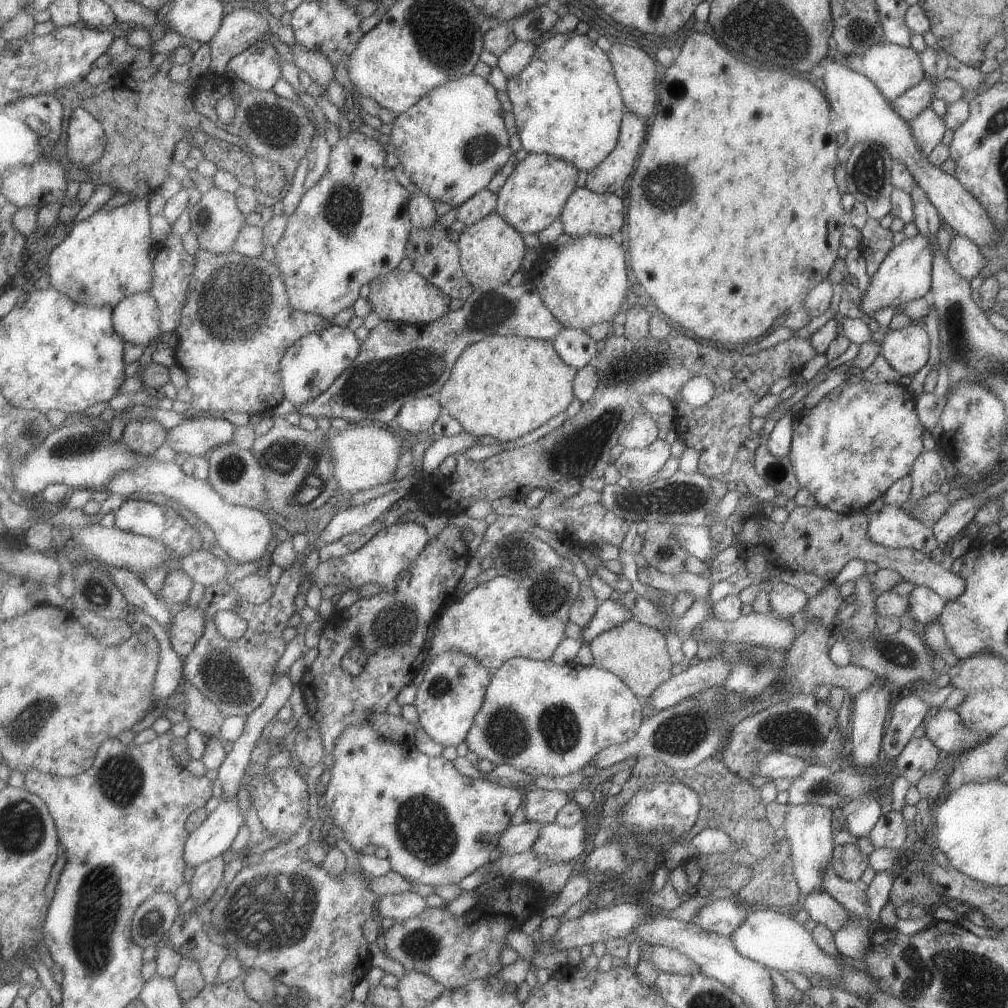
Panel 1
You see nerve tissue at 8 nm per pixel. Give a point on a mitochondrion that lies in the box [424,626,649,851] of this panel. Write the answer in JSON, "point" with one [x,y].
{"point":[503,731]}

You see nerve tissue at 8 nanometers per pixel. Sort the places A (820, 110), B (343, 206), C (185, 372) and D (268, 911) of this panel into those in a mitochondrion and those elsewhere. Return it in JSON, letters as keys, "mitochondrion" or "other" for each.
{"A":"other","B":"mitochondrion","C":"other","D":"mitochondrion"}

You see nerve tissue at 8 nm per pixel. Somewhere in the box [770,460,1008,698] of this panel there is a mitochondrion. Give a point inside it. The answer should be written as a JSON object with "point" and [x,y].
{"point":[894,654]}

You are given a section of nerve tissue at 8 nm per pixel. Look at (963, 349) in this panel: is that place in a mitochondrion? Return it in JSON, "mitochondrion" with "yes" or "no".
{"mitochondrion":"yes"}

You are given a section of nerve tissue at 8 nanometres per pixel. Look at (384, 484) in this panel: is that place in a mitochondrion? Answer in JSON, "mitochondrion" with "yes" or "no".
{"mitochondrion":"no"}

